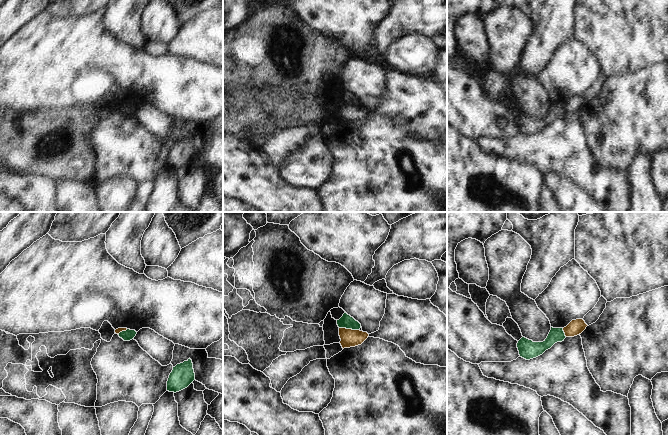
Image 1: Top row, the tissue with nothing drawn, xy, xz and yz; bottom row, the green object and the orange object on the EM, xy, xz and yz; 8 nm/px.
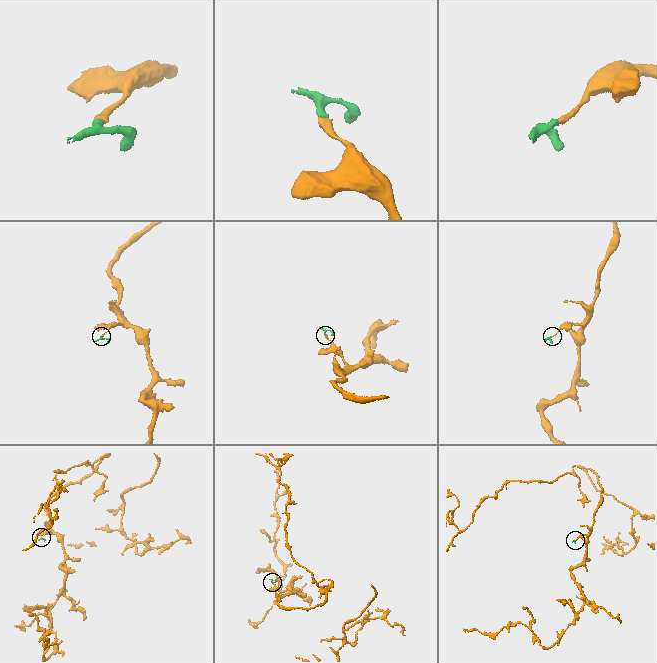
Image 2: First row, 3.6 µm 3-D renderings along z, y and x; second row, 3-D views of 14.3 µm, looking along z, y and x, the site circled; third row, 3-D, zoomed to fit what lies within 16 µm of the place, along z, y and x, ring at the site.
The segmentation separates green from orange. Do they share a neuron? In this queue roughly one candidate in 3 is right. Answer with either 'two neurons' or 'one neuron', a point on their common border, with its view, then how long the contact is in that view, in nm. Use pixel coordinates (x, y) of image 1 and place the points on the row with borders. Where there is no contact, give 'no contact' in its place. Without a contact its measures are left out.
two neurons | xz (349, 328) | 160 nm

